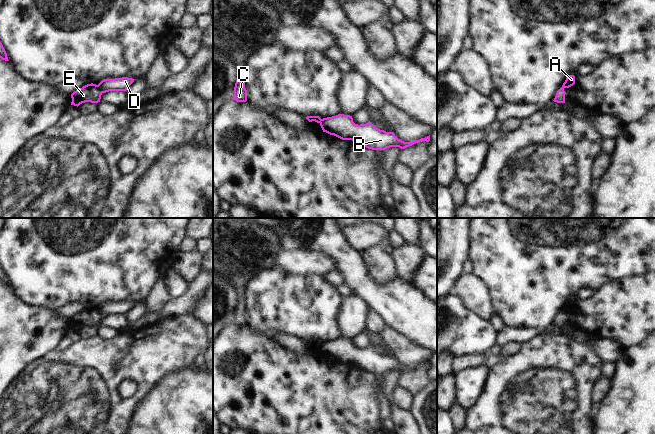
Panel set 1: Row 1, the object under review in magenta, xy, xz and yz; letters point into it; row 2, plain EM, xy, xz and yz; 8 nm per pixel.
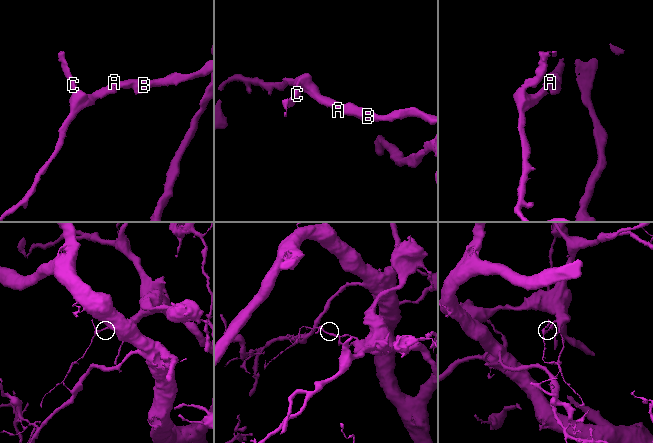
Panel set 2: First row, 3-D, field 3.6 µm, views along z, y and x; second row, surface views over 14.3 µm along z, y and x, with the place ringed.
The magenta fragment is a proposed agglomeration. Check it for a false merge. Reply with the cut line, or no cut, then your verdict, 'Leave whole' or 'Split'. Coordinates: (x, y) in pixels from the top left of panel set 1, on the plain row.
Split along xy (96, 309), (102, 316). Split

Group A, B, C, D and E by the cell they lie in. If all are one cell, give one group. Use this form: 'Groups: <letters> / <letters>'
Groups: A B D / C E

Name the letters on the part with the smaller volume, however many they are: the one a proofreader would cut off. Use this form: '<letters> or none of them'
C, E

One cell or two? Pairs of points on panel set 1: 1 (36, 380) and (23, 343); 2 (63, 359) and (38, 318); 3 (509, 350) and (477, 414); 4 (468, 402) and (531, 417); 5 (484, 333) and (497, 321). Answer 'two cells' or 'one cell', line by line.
1: two cells
2: two cells
3: two cells
4: two cells
5: two cells

